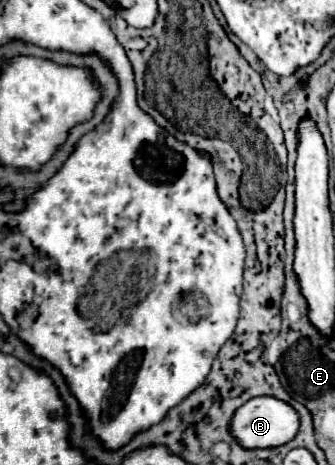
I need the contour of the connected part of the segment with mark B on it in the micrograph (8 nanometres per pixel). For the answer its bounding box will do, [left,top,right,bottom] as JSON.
[230,397,300,449]

